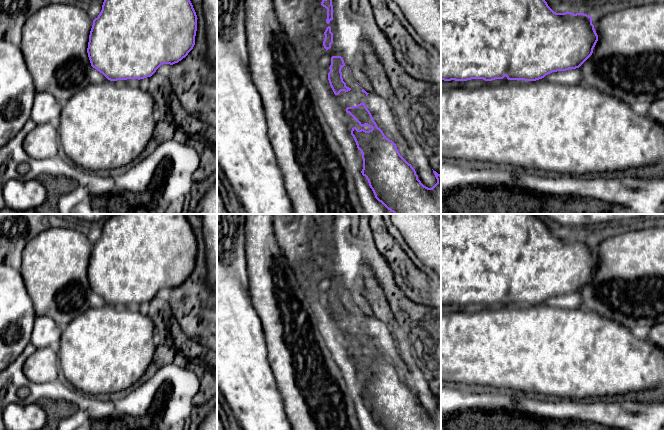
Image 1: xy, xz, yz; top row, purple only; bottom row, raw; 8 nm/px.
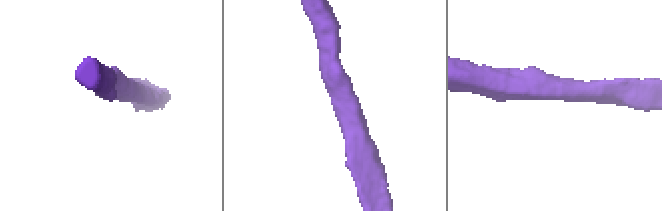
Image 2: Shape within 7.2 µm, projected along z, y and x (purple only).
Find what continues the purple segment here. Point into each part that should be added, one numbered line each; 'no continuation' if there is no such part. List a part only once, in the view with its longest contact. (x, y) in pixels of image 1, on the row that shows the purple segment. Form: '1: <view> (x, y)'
no continuation

